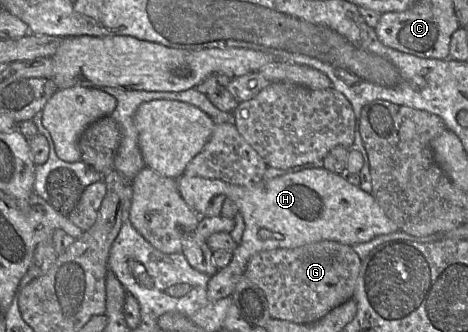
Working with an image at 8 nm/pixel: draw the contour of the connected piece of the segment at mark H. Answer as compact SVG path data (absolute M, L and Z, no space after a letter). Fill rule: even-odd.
M323 167L287 173L261 180L252 186L238 186L219 179L185 174L176 181L180 195L197 215L204 216L211 199L224 195L237 205L244 219L242 240L233 252L230 263L219 269L208 282L207 298L212 302L231 296L249 260L258 252L293 249L323 240L353 246L399 230L370 193L348 183L343 174L332 173Z

